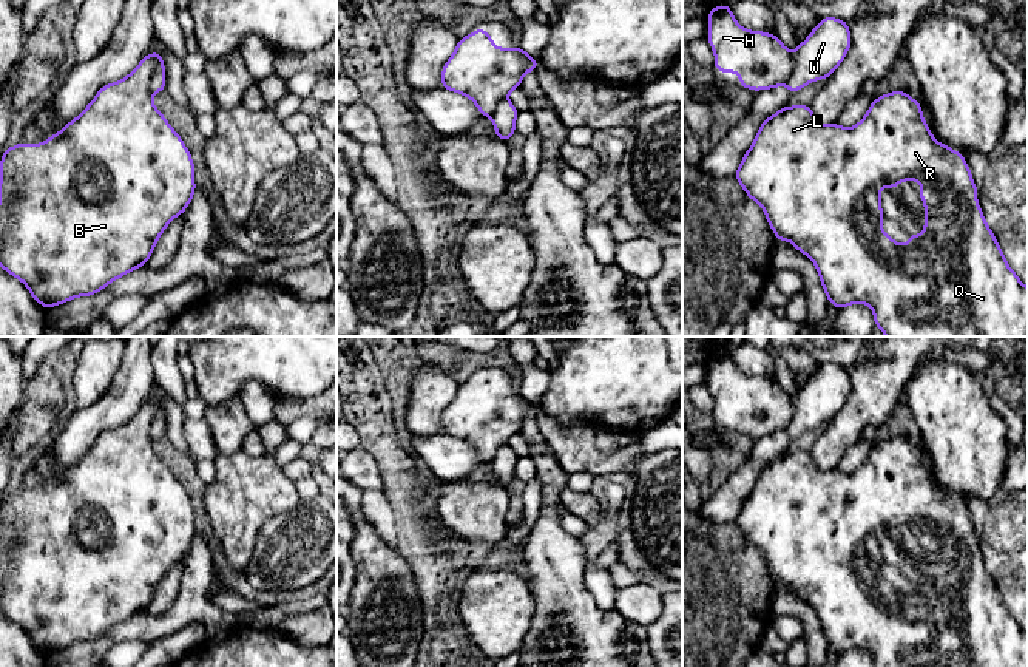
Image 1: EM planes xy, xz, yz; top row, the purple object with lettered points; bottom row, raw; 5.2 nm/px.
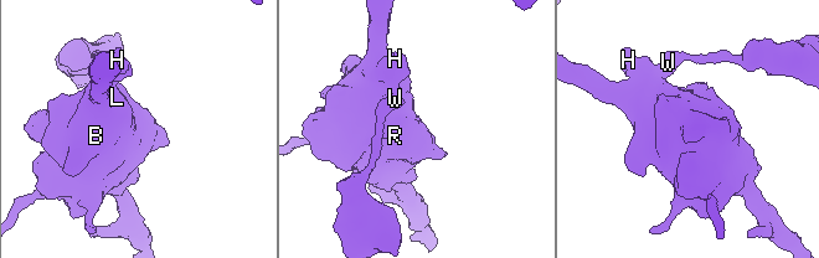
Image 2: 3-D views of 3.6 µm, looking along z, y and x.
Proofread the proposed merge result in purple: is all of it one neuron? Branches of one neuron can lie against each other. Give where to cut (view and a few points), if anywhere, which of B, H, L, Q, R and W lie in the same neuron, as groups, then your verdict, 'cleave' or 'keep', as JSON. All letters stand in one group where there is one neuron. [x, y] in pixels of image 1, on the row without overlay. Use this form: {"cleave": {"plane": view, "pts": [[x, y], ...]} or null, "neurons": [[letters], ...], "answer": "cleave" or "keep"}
{"cleave": {"plane": "xy", "pts": [[152, 399], [155, 406], [155, 420], [150, 428], [152, 439]]}, "neurons": [["B", "H", "L", "Q", "R"], ["W"]], "answer": "cleave"}

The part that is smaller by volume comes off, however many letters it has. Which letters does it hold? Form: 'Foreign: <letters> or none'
Foreign: W

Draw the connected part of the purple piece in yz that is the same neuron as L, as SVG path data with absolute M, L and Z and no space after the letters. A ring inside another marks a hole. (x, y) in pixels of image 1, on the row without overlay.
M905 437L871 448L866 462L850 474L820 469L810 451L784 451L759 471L735 523L763 553L775 585L792 588L813 607L827 647L838 656L863 648L872 655L874 667L1028 667L1028 633L1008 611L985 567L965 502L934 485L921 451ZM901 526L923 531L918 540L926 562L923 579L909 579L906 590L897 590L881 573L880 536L895 536Z

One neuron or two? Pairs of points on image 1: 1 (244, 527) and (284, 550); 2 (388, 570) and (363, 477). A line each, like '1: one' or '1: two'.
1: two
2: two

